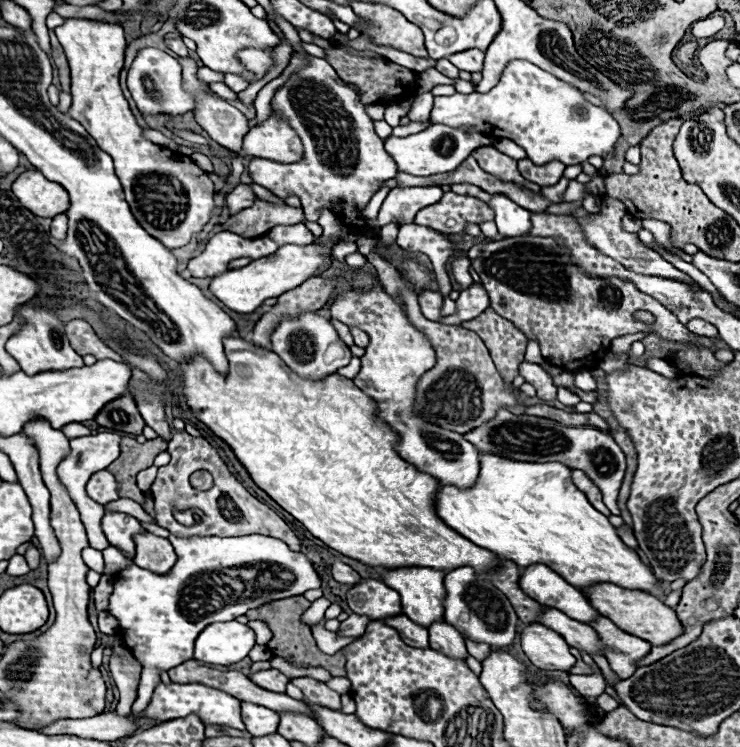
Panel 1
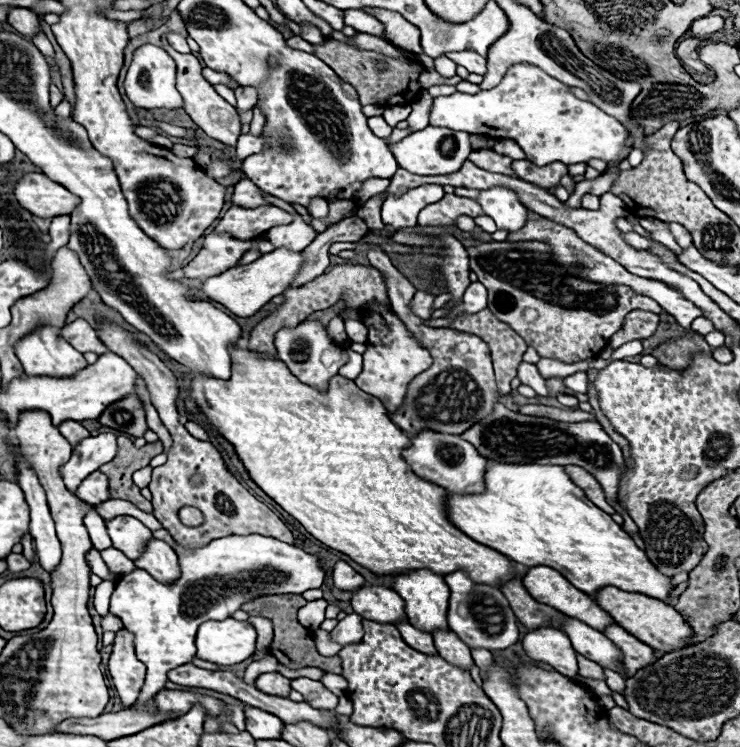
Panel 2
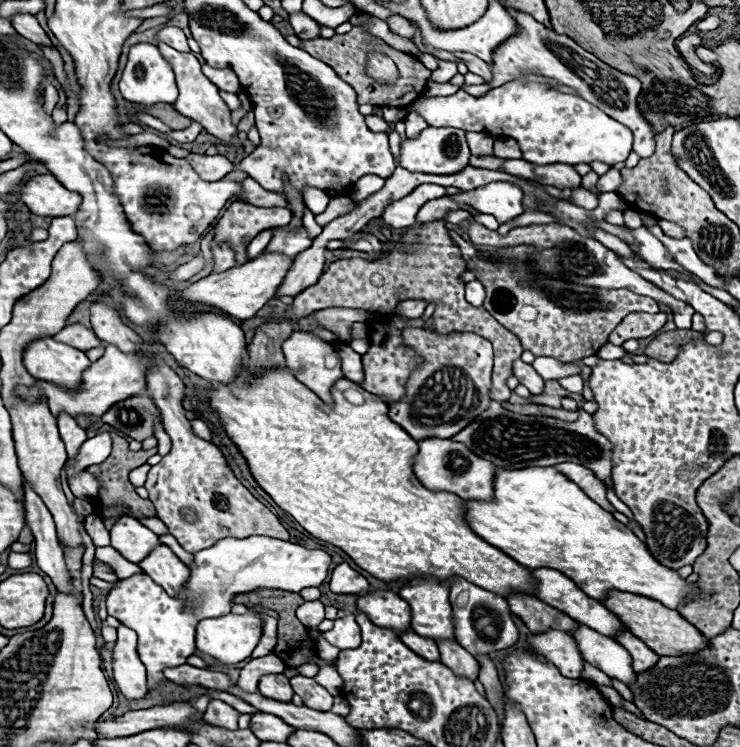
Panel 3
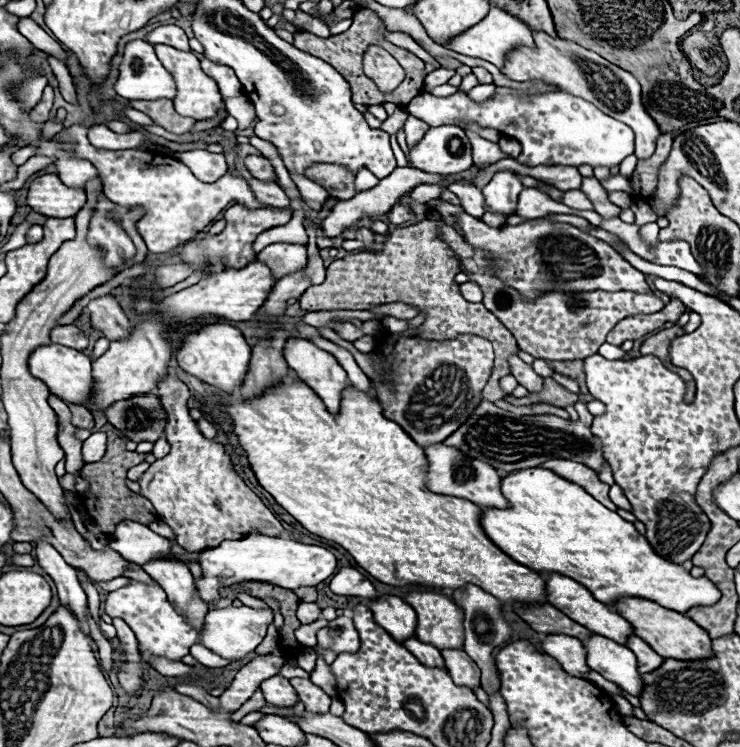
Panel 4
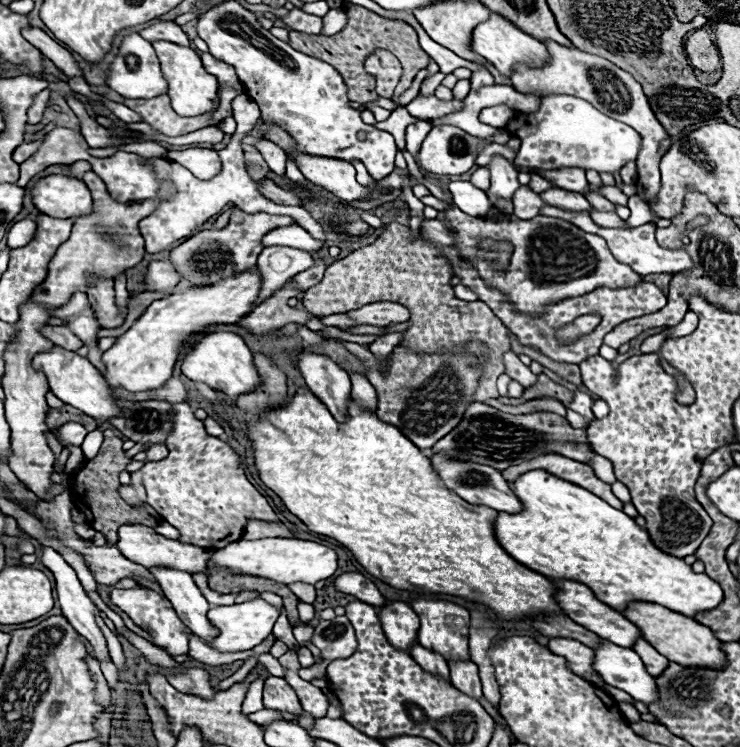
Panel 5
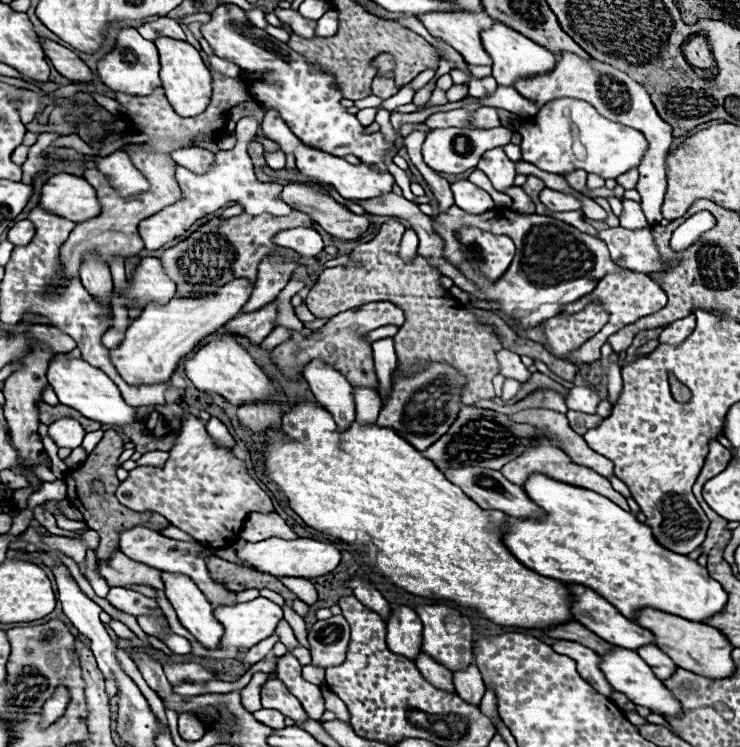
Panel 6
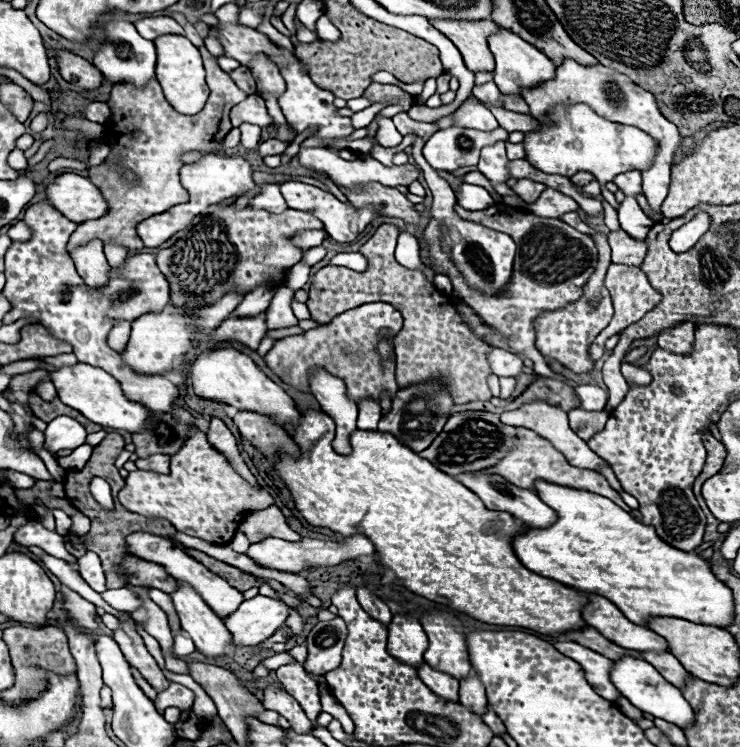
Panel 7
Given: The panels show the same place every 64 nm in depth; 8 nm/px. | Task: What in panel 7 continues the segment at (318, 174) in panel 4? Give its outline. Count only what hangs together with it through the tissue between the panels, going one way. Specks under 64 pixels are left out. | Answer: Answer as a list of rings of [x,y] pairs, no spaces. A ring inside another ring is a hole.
[[[302,148],[298,152],[298,162],[300,162],[300,166],[304,166],[304,168],[308,168],[308,170],[320,174],[320,176],[326,176],[336,186],[348,188],[348,190],[354,190],[356,186],[366,186],[370,182],[380,182],[382,186],[390,186],[390,188],[396,188],[400,184],[408,186],[414,180],[418,180],[418,176],[420,176],[420,170],[414,164],[404,164],[404,166],[388,168],[388,166],[380,164],[378,160],[374,160],[374,158],[362,158],[362,160],[358,158],[354,162],[346,162],[340,156],[336,156],[336,152],[330,152],[328,148]]]

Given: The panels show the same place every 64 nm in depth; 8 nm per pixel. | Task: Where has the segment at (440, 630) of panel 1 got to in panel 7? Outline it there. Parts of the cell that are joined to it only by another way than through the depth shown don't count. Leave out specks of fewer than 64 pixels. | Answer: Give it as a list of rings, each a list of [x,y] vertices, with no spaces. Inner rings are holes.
[[[470,672],[464,680],[460,680],[460,704],[464,704],[476,714],[484,714],[486,696],[484,696],[484,686],[480,684],[476,672]]]

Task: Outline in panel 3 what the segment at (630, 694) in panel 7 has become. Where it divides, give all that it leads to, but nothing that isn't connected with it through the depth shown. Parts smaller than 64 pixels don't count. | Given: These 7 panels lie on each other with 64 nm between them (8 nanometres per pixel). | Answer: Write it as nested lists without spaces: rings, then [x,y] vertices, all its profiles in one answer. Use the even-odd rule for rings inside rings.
[[[578,624],[576,632],[570,632],[578,644],[578,650],[586,662],[606,672],[610,678],[618,678],[624,684],[632,684],[636,674],[632,670],[630,654],[610,636],[604,636],[588,626]]]

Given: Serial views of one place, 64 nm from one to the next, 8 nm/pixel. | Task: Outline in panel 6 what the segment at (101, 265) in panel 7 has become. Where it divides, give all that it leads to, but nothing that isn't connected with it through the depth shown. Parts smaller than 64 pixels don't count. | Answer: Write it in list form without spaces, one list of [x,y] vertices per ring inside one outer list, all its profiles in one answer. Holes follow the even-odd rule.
[[[86,256],[80,268],[80,280],[84,284],[84,288],[96,296],[96,300],[106,302],[112,294],[112,276],[110,276],[110,268],[106,264],[102,264],[100,260],[96,260],[94,256]]]

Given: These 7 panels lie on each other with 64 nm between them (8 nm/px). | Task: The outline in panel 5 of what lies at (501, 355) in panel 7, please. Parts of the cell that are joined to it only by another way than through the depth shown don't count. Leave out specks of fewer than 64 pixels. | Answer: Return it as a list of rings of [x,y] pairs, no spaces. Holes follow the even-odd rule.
[[[506,352],[506,354],[504,354],[504,364],[506,364],[506,374],[508,374],[512,380],[520,382],[524,388],[530,388],[530,386],[536,384],[538,376],[532,374],[532,370],[530,370],[526,364],[522,364],[520,358],[518,358],[514,352]]]

